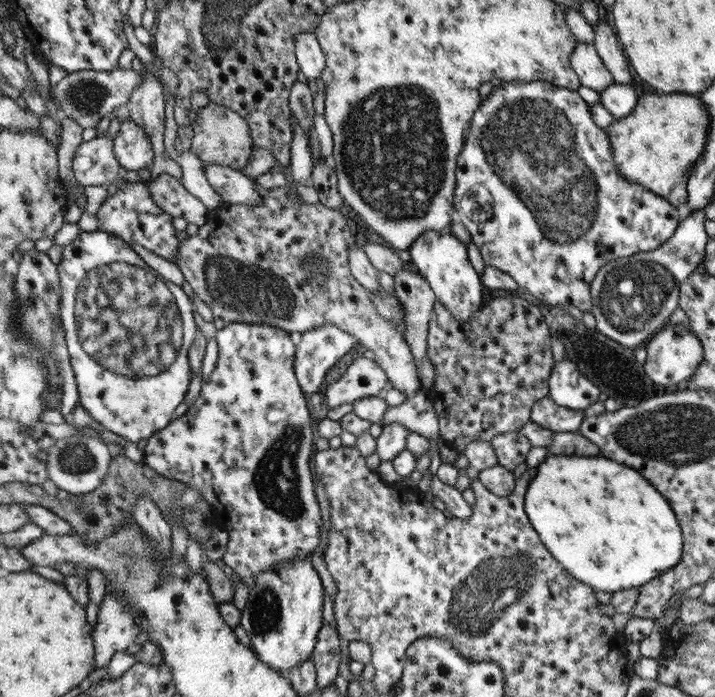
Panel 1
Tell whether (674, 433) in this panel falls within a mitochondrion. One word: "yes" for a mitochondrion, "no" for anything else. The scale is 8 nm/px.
yes

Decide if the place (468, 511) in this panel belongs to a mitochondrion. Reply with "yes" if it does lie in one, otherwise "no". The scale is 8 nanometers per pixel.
no

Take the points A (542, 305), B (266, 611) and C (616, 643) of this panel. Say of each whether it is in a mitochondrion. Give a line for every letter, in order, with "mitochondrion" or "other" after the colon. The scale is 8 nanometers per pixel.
A: other
B: mitochondrion
C: other

